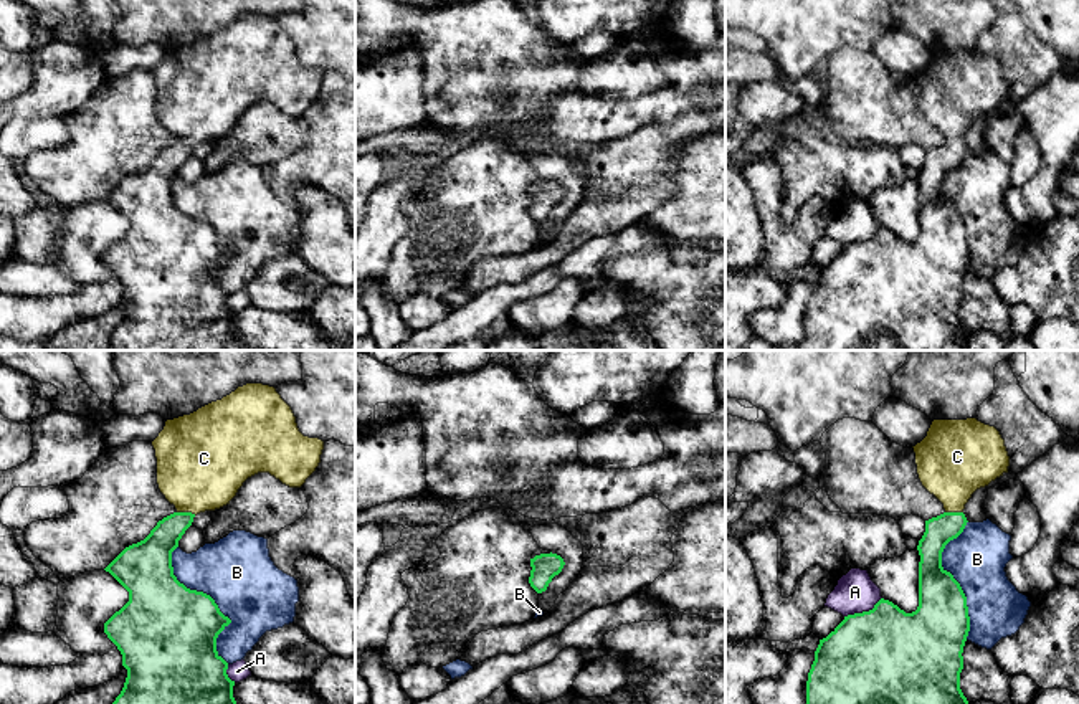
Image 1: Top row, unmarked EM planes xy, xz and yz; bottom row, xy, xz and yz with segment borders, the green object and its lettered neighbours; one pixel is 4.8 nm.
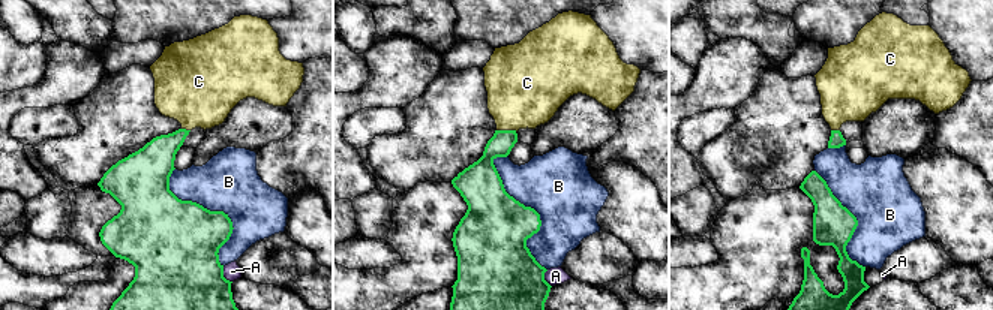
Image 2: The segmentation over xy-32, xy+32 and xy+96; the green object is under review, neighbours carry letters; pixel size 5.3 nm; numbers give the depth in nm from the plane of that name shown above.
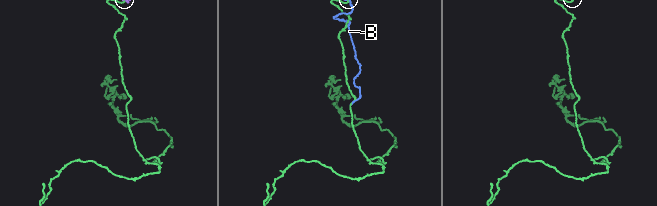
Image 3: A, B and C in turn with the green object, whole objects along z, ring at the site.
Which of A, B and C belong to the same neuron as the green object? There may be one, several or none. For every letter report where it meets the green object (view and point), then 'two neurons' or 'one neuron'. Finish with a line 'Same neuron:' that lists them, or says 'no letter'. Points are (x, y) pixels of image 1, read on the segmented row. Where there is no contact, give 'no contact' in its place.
A: yz (863, 612) | two neurons
B: xy (210, 597) | two neurons
C: xy (187, 513) | one neuron
Same neuron: C

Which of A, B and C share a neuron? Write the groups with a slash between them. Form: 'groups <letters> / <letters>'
groups A / B / C

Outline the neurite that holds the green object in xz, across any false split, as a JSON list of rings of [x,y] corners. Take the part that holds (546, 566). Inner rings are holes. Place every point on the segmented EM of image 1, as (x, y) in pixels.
[[[540,554],[530,559],[530,577],[529,583],[537,592],[542,593],[547,590],[549,583],[555,575],[563,568],[565,562],[557,554]]]

